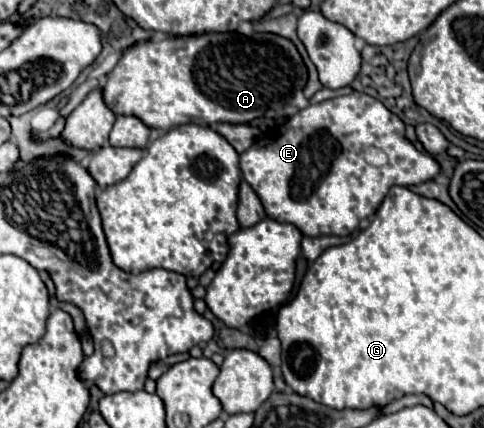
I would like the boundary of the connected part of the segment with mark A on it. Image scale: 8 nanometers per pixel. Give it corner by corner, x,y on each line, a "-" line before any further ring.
209,32
209,34
193,34
193,36
167,36
161,40
147,40
147,42
137,42
119,62
117,66
107,74
107,82
103,84
103,96
105,96
105,104
115,112
115,114
131,114
141,118
149,128
159,128
159,130
169,130
173,126
181,126
181,124
215,124
215,122
227,122
227,124
245,124
251,120
261,118
267,110
283,110
285,104
293,98
293,94
299,88
305,88
309,78
307,66
299,54
299,50
295,48
295,44
289,38
271,34
271,32
255,32
253,36
243,36
239,32

